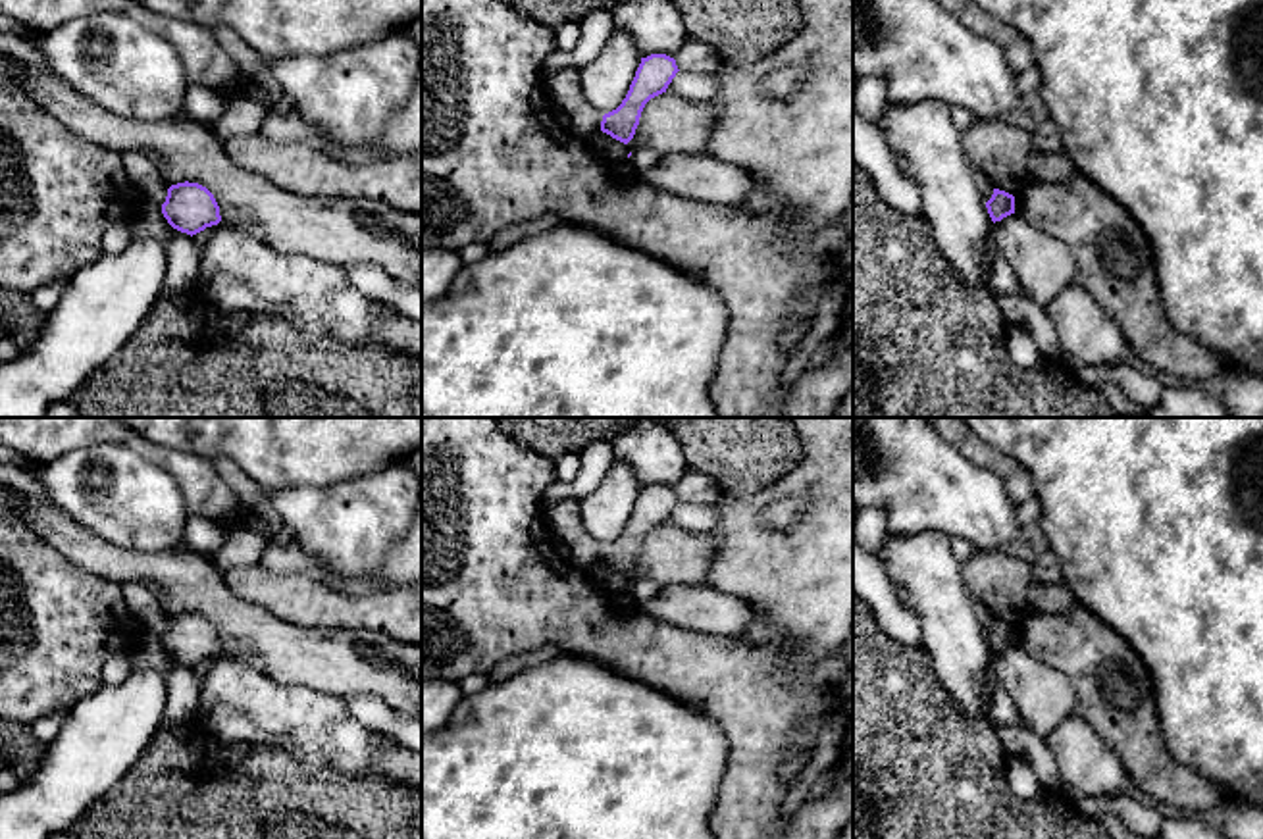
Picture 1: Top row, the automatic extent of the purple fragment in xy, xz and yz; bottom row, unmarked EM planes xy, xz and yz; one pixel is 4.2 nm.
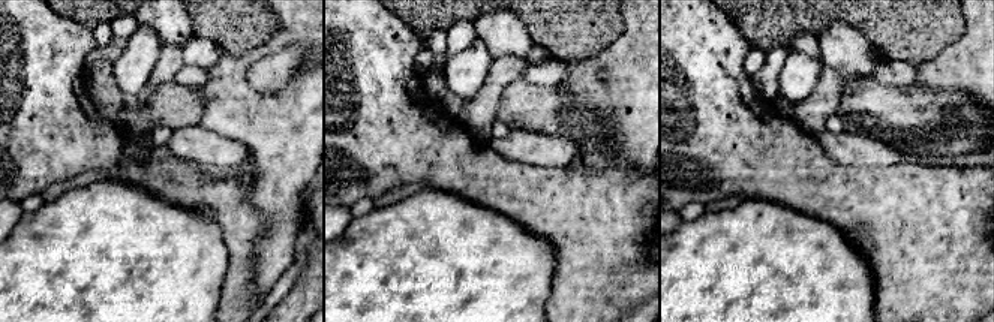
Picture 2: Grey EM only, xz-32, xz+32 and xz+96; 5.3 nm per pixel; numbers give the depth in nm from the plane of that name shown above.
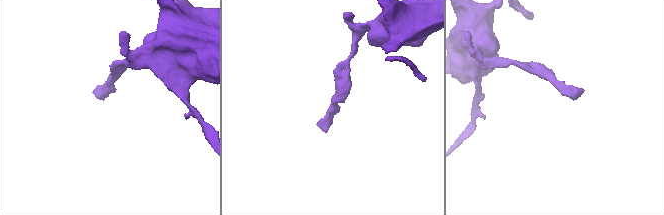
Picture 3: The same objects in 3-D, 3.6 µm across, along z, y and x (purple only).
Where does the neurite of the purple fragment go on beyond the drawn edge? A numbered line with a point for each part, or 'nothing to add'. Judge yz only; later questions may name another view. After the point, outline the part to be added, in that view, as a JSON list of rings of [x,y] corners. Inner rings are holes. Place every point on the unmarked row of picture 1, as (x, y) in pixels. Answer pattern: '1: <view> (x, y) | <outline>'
nothing to add

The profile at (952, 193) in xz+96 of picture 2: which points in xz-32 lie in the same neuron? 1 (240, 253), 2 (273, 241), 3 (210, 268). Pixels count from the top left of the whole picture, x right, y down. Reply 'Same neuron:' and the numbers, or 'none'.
Same neuron: 1

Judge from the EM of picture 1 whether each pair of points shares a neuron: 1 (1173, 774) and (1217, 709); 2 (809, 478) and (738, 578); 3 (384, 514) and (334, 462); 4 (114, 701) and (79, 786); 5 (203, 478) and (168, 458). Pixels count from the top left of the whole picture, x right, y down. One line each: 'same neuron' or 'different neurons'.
1: different neurons
2: same neuron
3: different neurons
4: same neuron
5: same neuron

